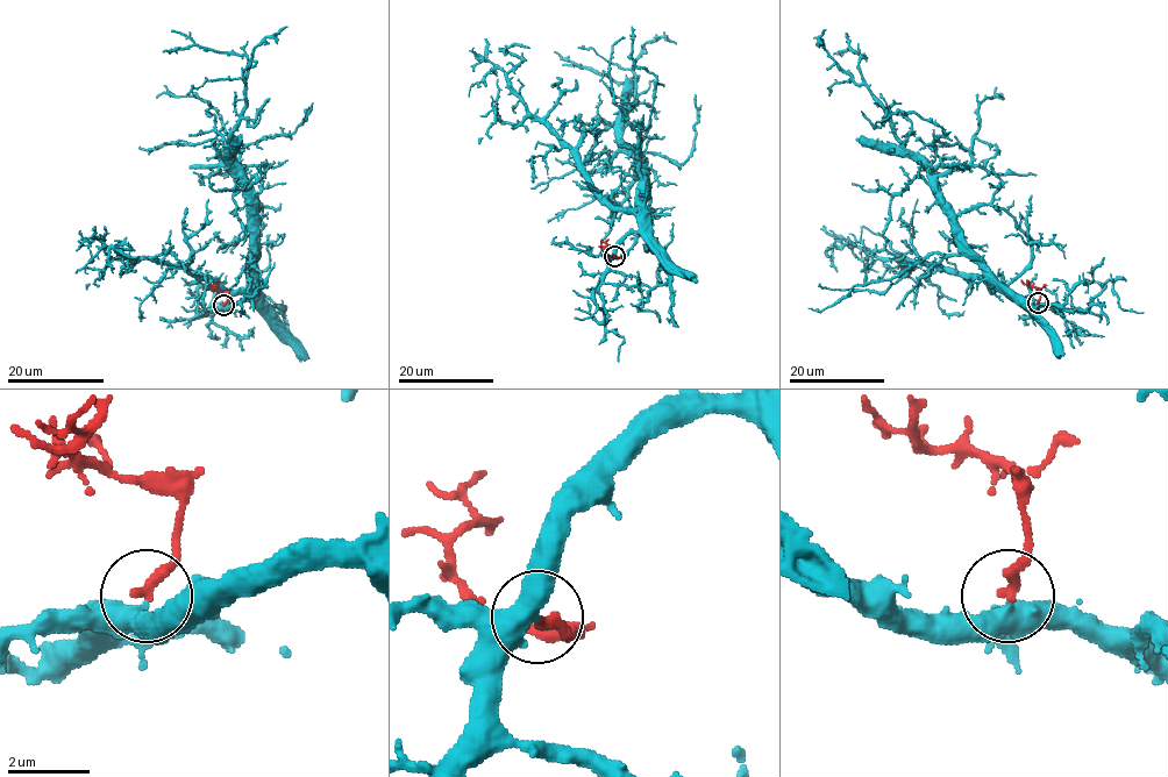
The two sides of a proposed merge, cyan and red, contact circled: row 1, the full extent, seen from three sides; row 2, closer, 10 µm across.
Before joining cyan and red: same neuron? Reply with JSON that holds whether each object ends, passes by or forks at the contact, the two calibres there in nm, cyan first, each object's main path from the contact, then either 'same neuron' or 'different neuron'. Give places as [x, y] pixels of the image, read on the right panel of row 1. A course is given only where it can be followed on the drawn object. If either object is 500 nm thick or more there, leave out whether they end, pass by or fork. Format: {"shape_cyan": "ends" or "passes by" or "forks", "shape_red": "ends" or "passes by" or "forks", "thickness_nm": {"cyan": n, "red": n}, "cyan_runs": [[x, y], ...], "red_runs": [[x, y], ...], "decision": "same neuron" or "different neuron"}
{"shape_cyan": "passes by", "shape_red": "ends", "thickness_nm": {"cyan": 420, "red": 300}, "cyan_runs": [[1038, 304], [1023, 306], [964, 244], [953, 208], [864, 80], [864, 56], [852, 48], [833, 55]], "red_runs": [[1038, 304], [1040, 291], [1022, 279]], "decision": "same neuron"}

